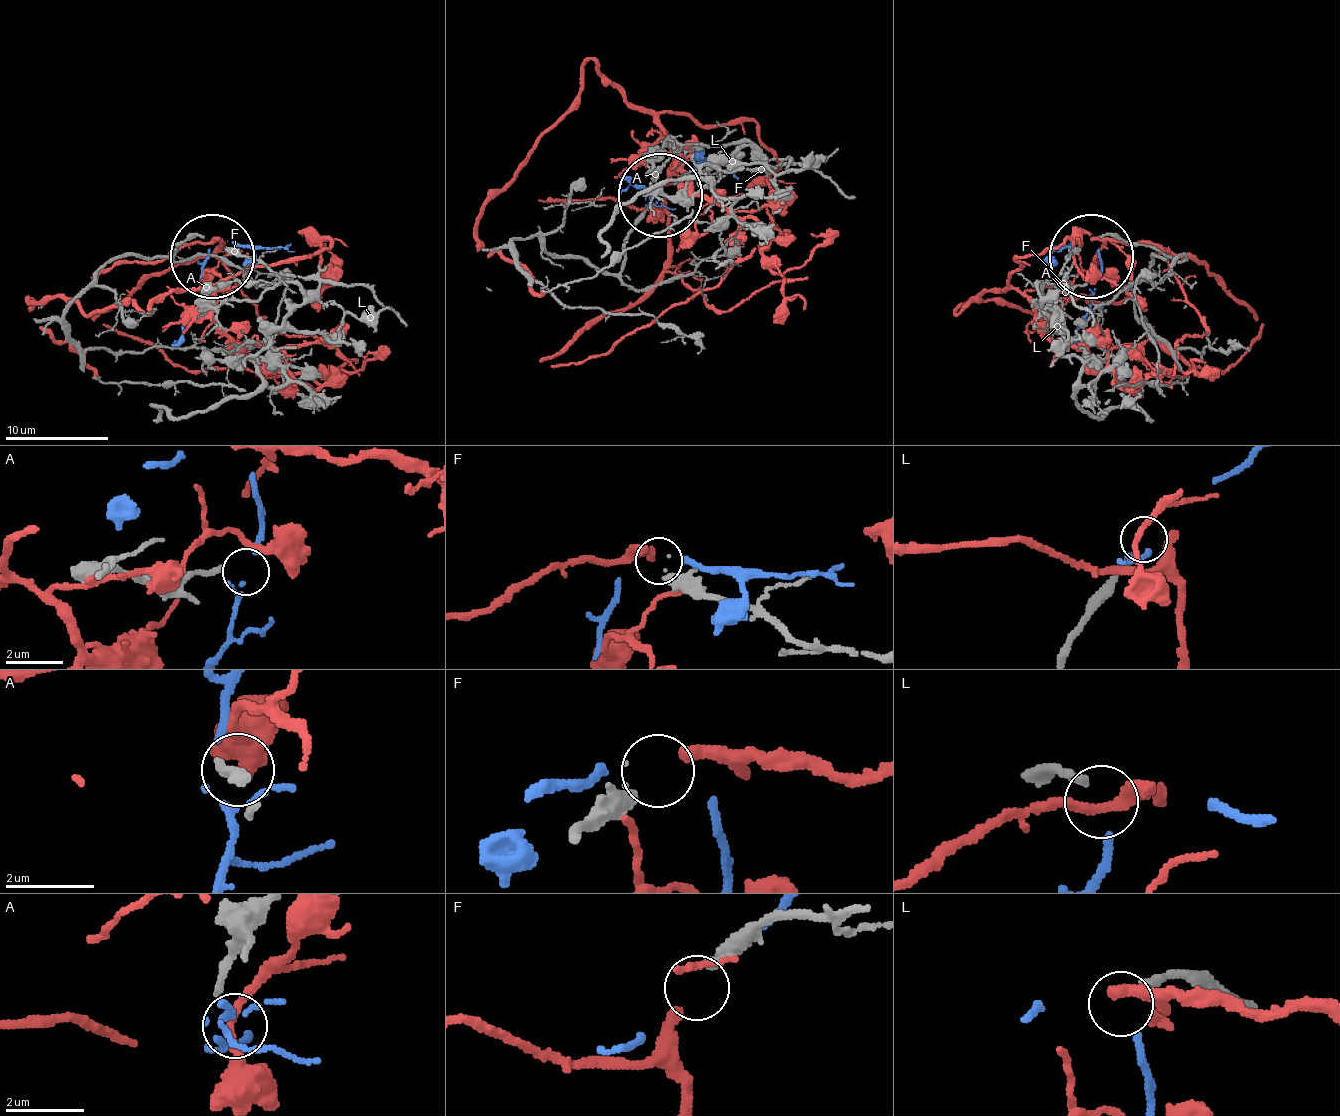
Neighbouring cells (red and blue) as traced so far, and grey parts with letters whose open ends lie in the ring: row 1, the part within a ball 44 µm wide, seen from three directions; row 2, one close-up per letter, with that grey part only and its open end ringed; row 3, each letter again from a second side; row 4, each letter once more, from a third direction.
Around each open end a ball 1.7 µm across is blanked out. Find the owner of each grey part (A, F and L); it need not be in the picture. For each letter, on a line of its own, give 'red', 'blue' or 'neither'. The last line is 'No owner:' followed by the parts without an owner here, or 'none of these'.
A: neither
F: red
L: blue
No owner: A

